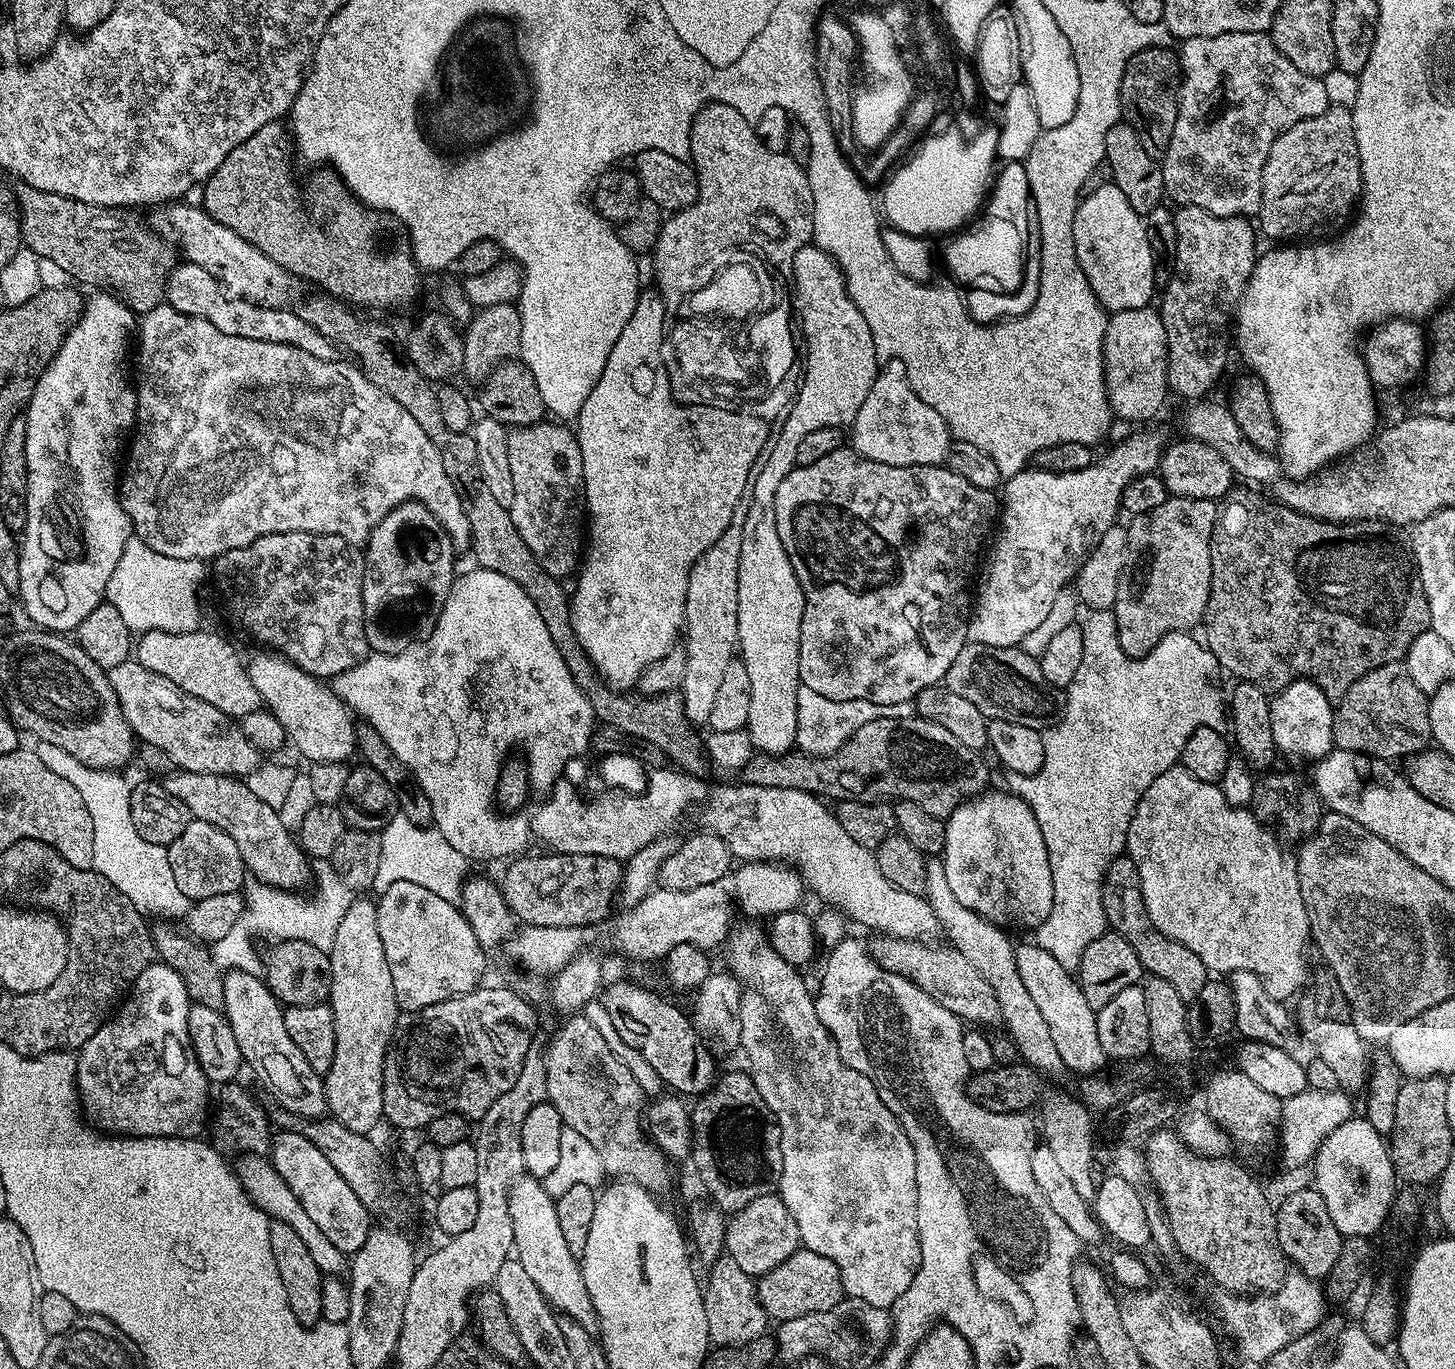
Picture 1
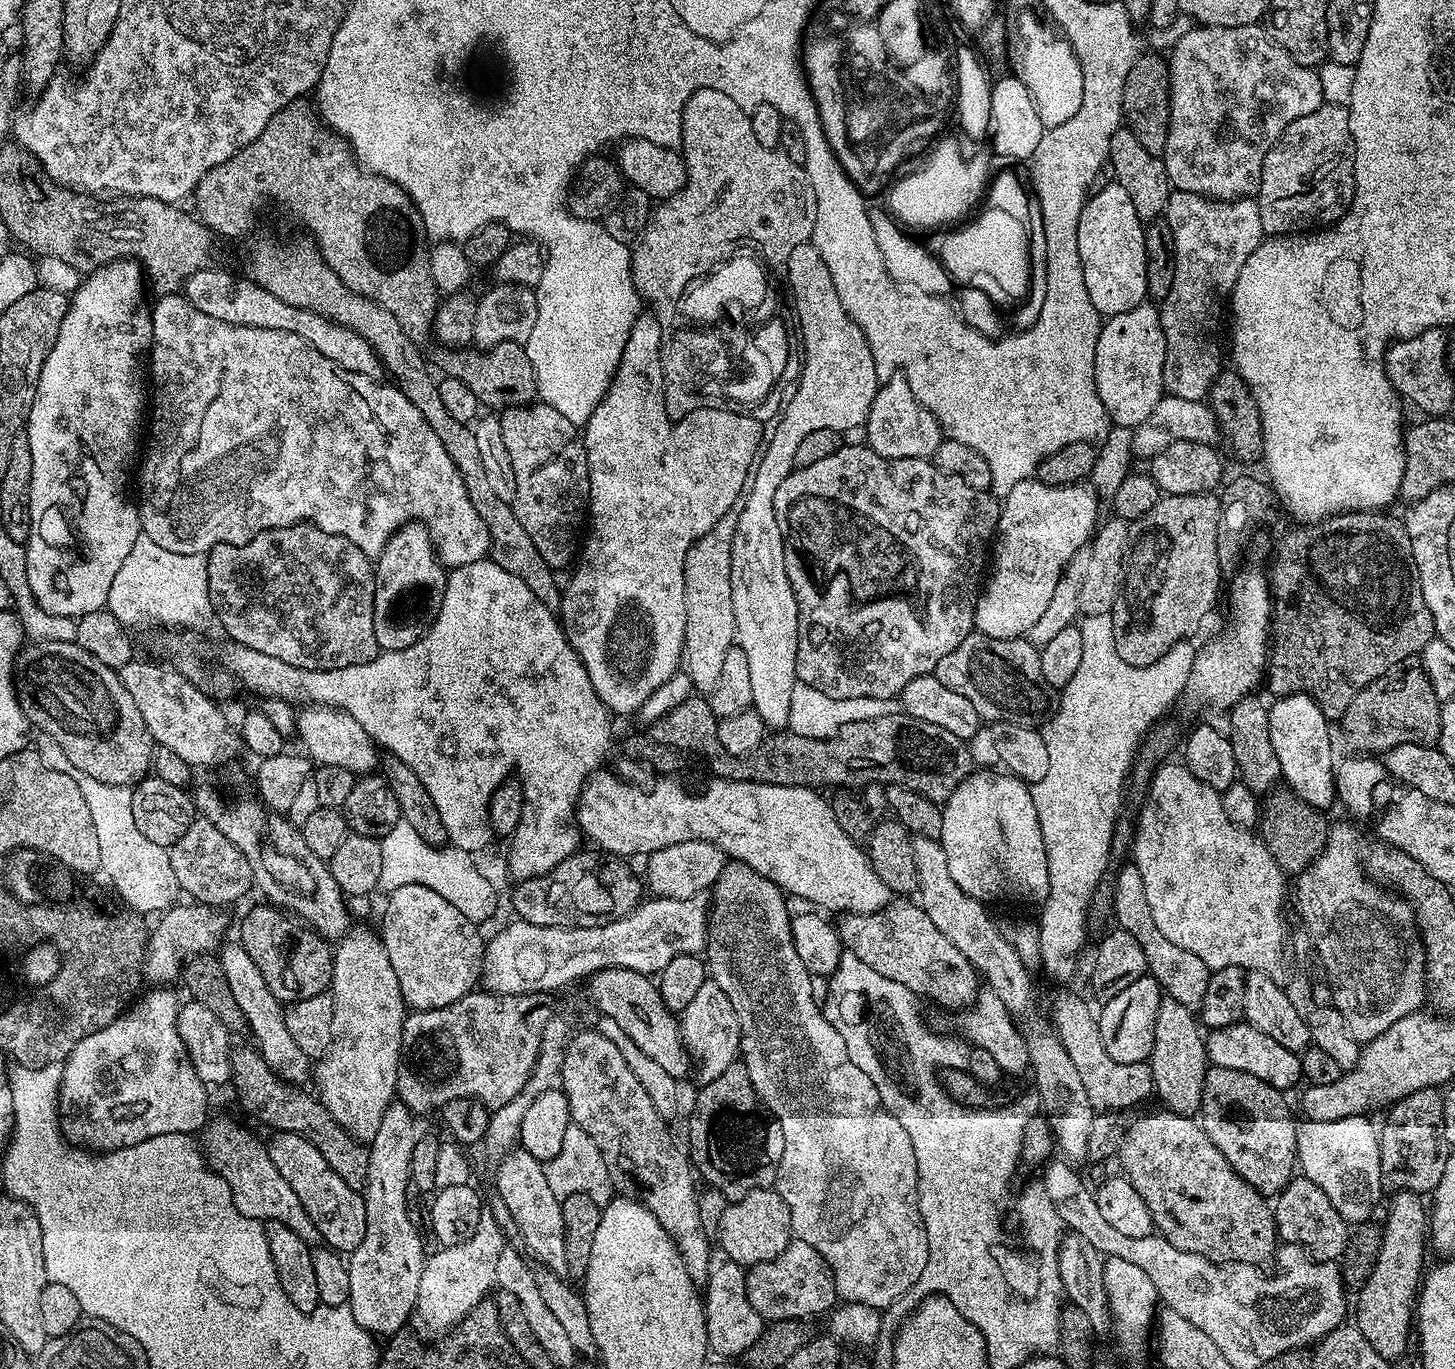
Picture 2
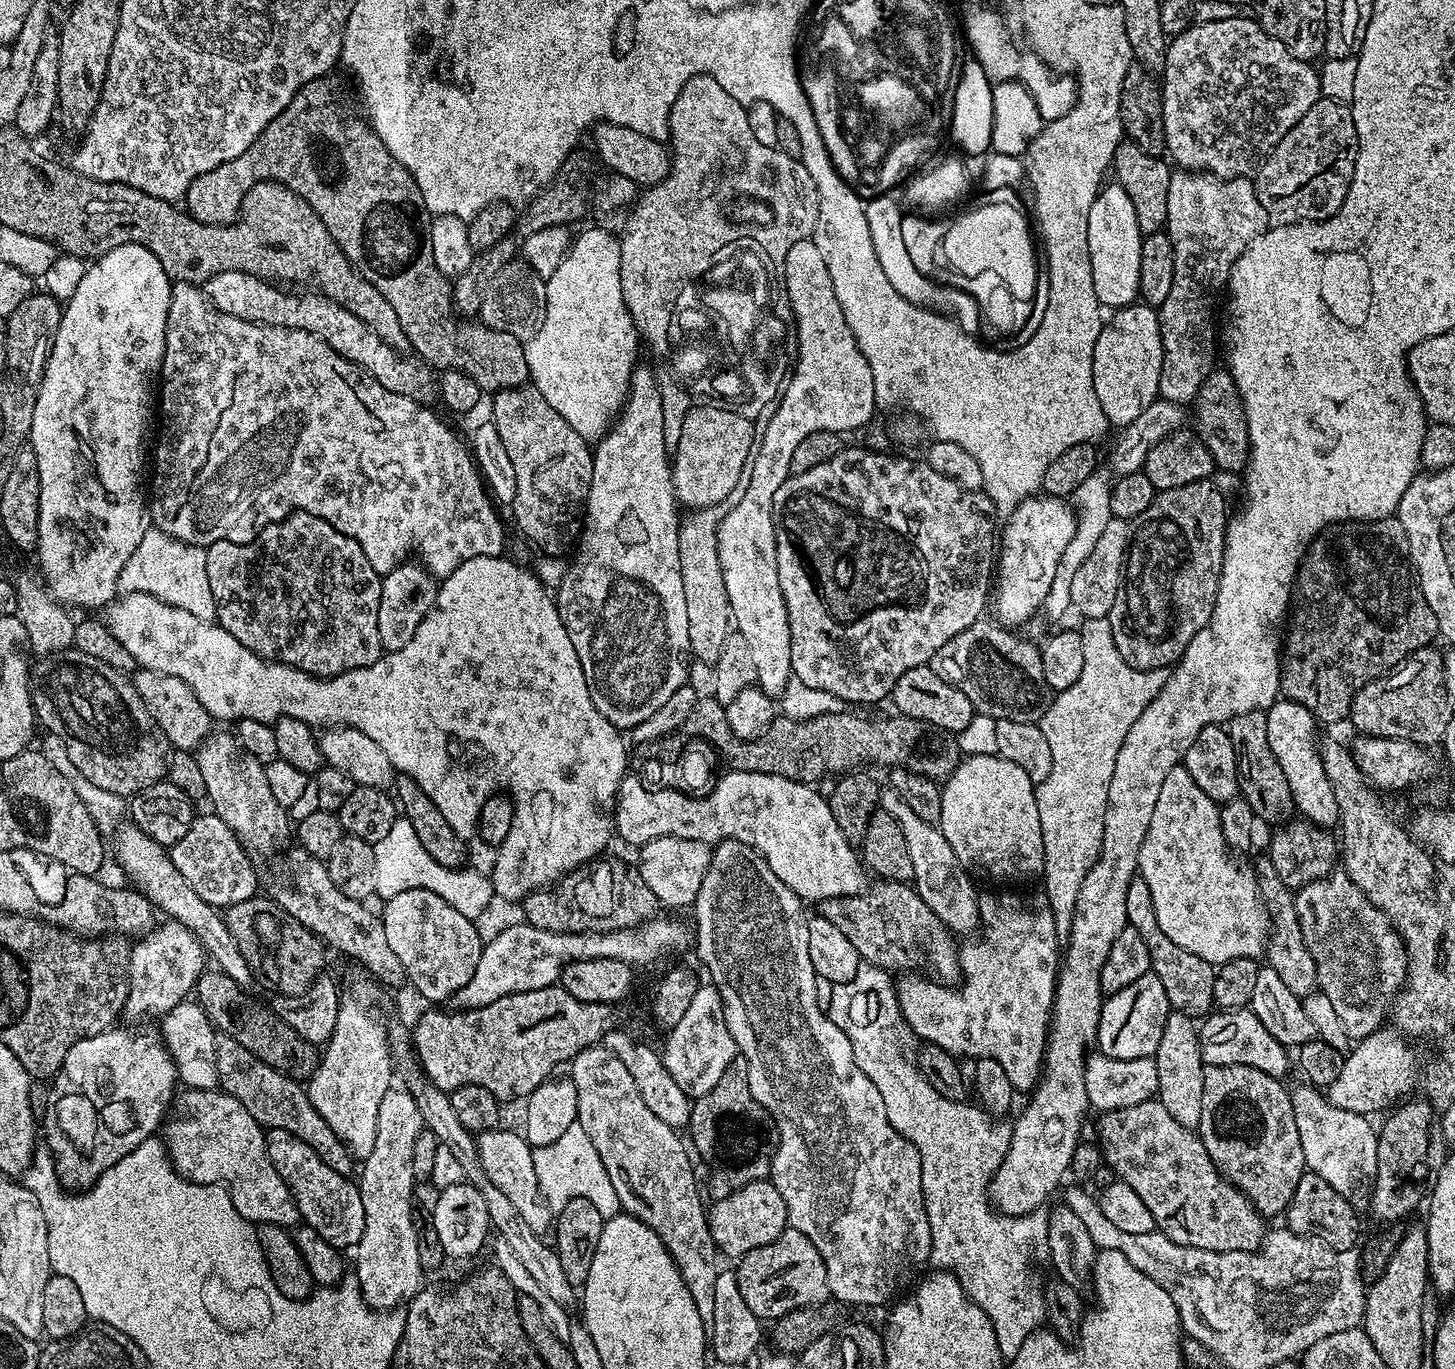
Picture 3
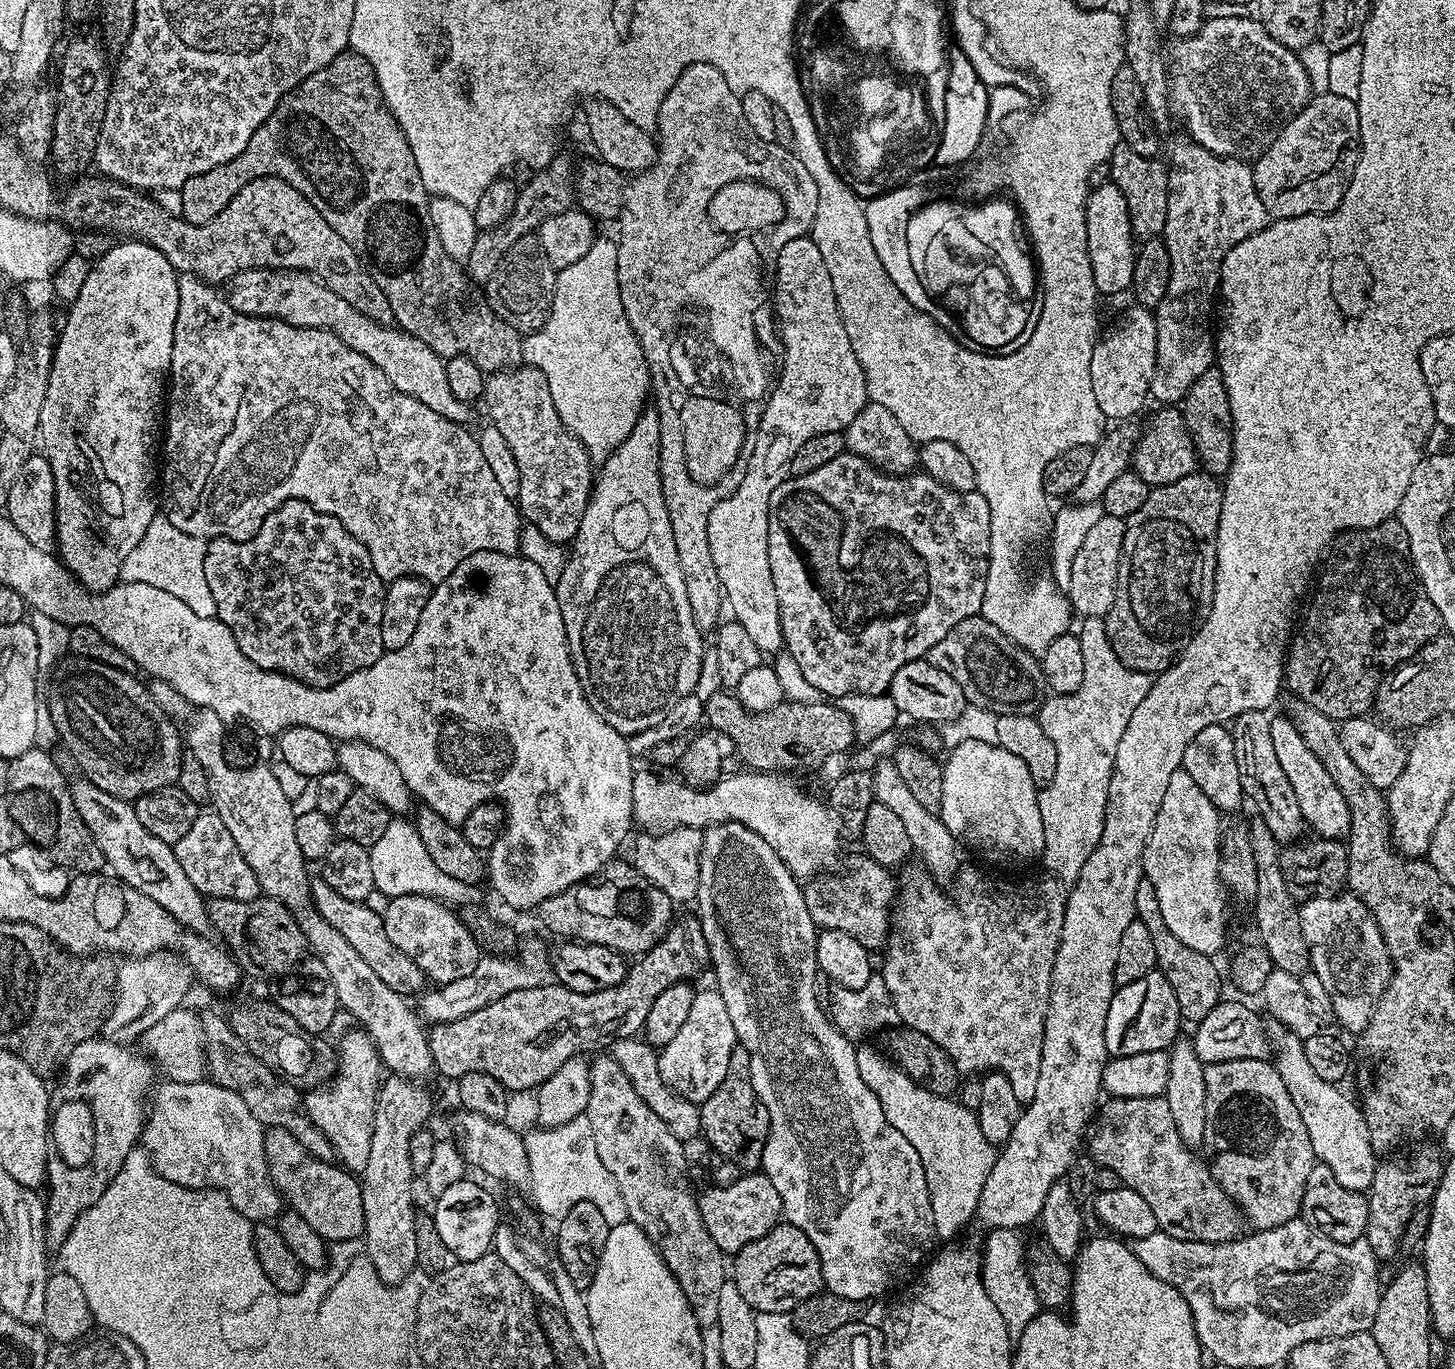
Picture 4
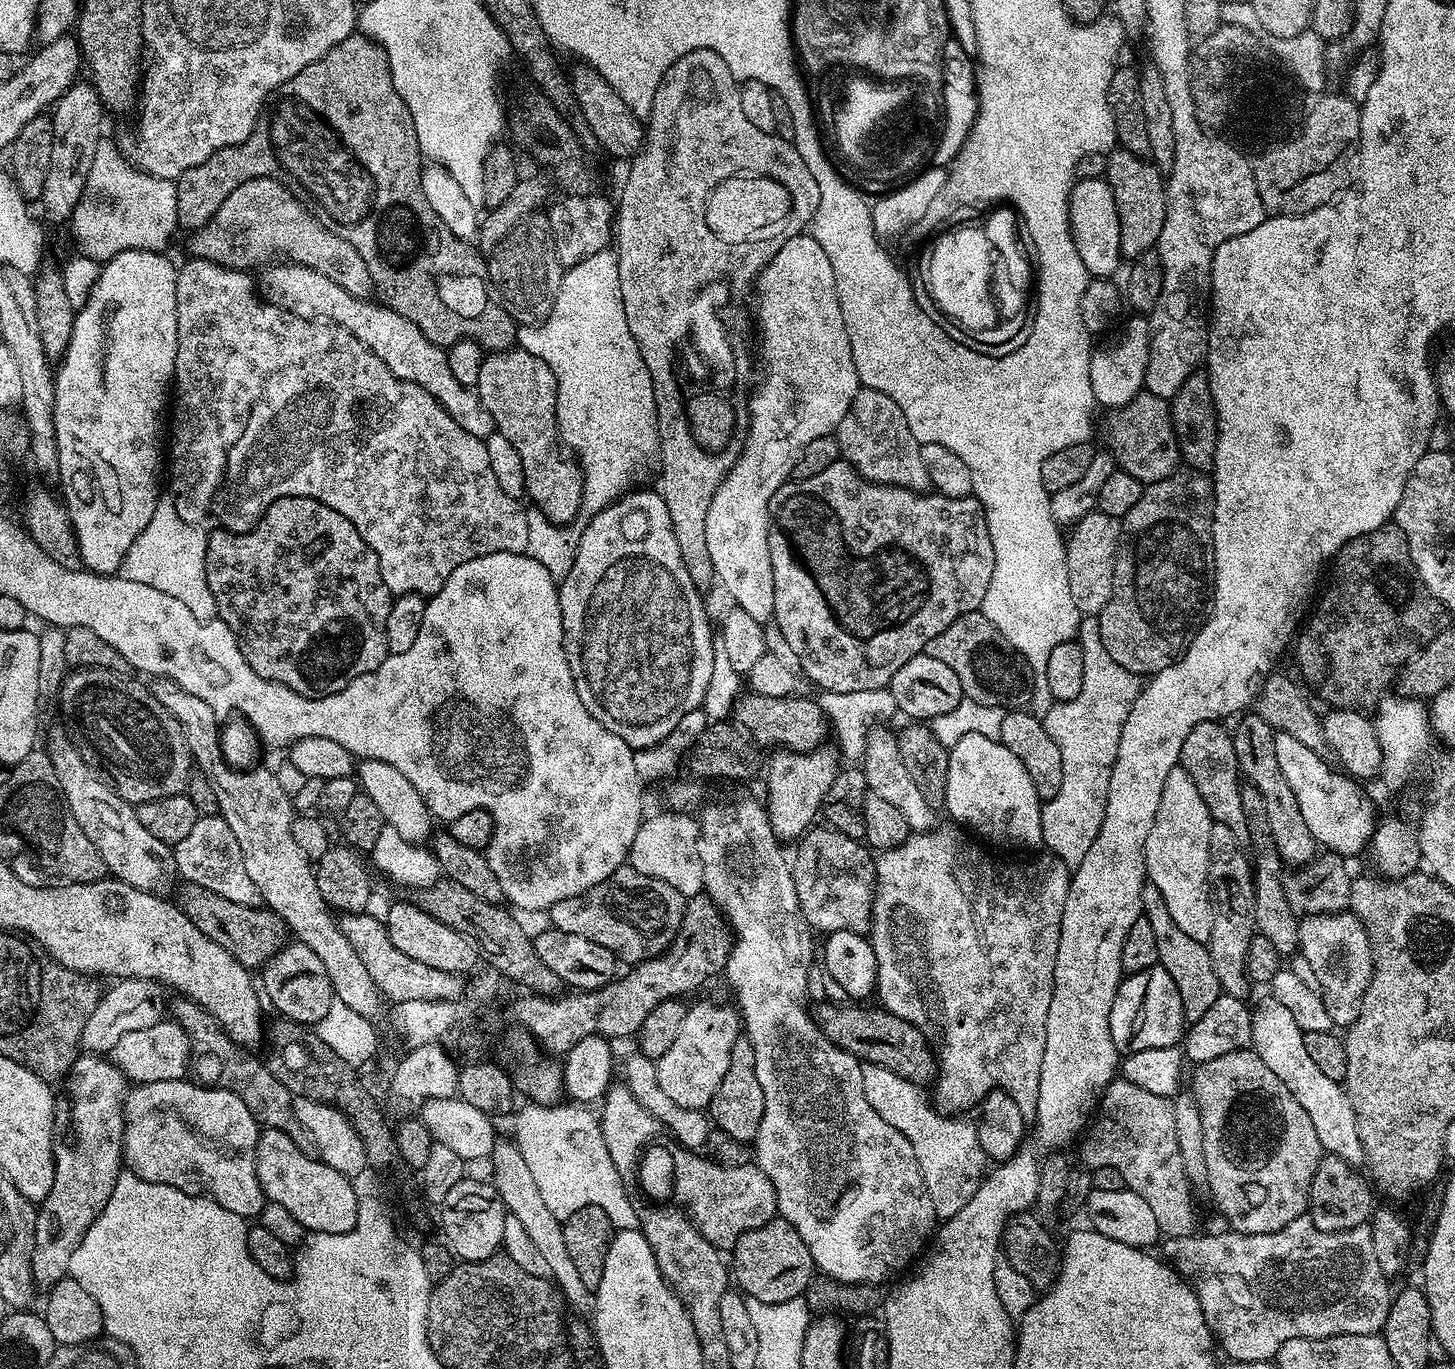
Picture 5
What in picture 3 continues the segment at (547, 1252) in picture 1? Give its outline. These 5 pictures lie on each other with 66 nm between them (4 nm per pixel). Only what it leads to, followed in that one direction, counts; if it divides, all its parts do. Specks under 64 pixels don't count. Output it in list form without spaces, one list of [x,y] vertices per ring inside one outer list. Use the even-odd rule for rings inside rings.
[[[507,1126],[491,1128],[489,1132],[481,1132],[478,1136],[478,1145],[482,1168],[490,1182],[498,1186],[510,1198],[511,1204],[522,1215],[523,1221],[539,1234],[546,1233],[554,1224],[554,1212],[544,1201],[544,1196],[538,1186],[538,1174],[534,1174],[533,1146],[528,1143],[519,1131],[511,1132]]]

